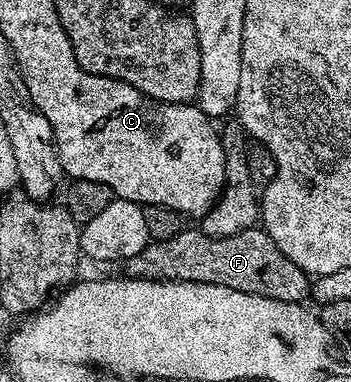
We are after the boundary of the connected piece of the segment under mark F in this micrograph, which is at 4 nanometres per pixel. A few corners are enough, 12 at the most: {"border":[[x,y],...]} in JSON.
{"border":[[263,228],[149,241],[127,277],[303,303],[310,276]]}

